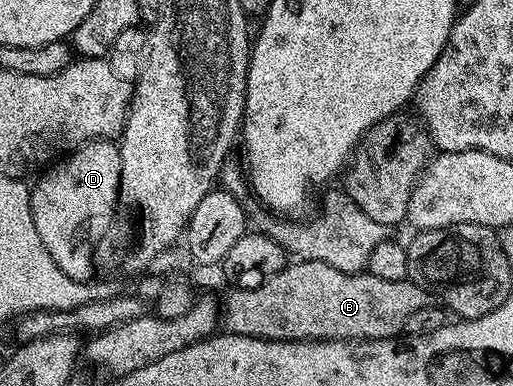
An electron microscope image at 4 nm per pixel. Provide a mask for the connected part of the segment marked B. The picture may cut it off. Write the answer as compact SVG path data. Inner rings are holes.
M301 260L288 264L270 278L262 278L257 284L238 289L242 290L228 295L224 300L221 299L221 325L235 334L285 342L304 342L324 338L339 340L393 338L405 331L406 321L408 316L412 316L412 312L420 312L420 308L431 305L432 302L432 294L427 287L420 286L406 278L380 280L380 276L372 276L368 272L349 274L332 268L332 264Z

